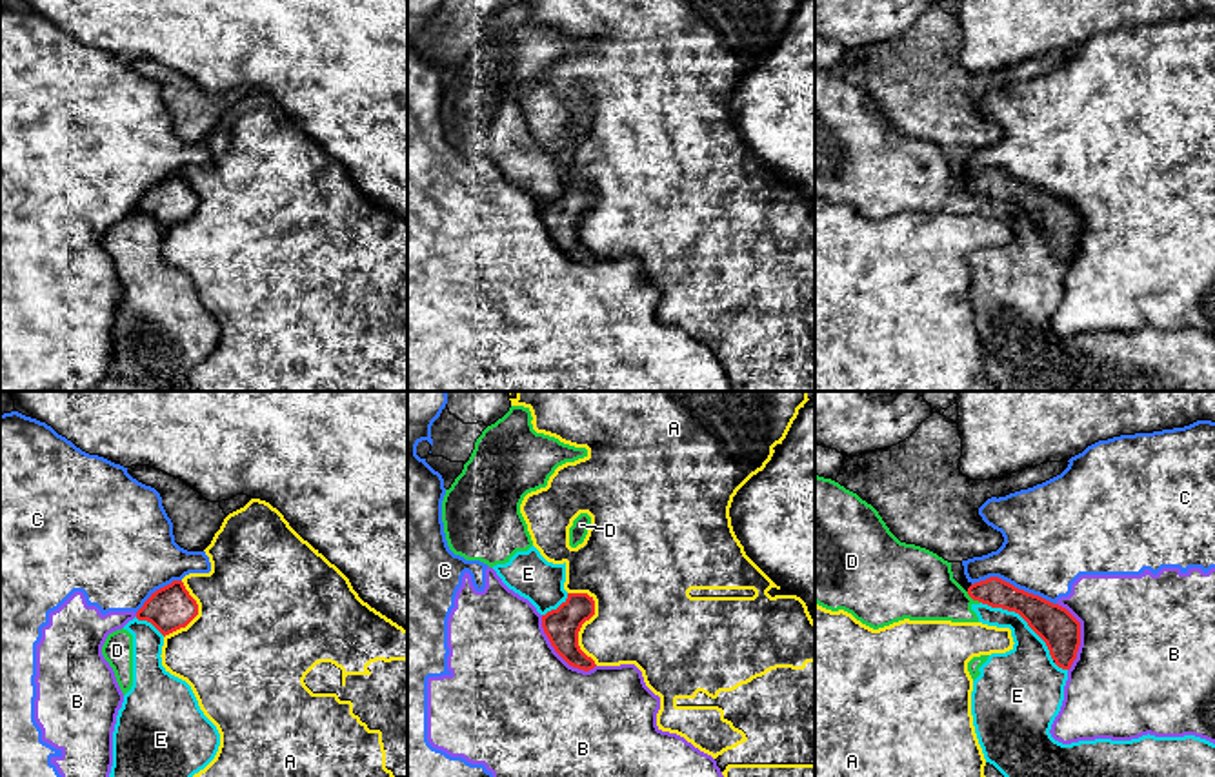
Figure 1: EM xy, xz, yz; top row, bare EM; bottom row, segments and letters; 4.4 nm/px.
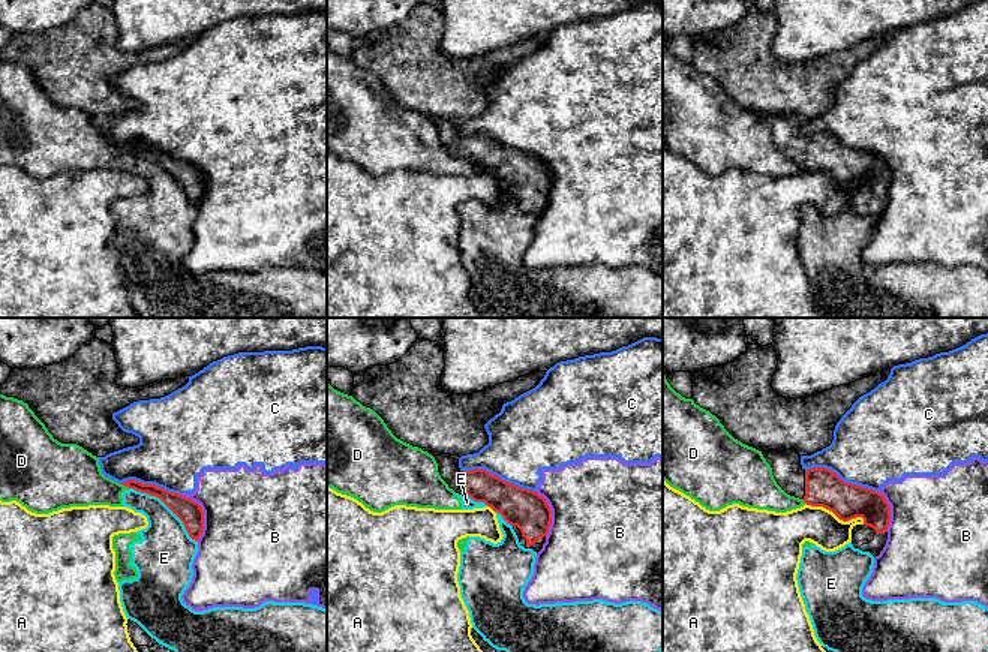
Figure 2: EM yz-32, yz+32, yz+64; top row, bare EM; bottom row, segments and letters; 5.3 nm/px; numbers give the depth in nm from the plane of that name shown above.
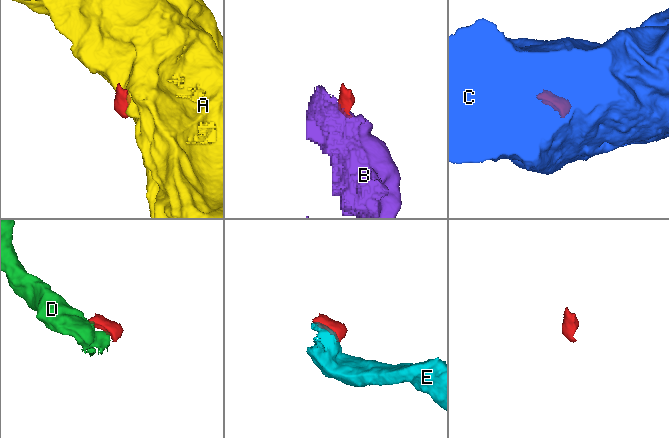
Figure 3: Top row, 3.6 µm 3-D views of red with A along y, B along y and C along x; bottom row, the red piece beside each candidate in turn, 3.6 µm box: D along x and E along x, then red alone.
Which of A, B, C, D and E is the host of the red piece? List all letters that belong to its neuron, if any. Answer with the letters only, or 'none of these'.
none of these

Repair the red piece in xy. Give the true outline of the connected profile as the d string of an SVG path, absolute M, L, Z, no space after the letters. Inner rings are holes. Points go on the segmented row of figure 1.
M182 580L156 590L136 611L138 621L151 622L164 637L186 628L198 615L198 604Z

